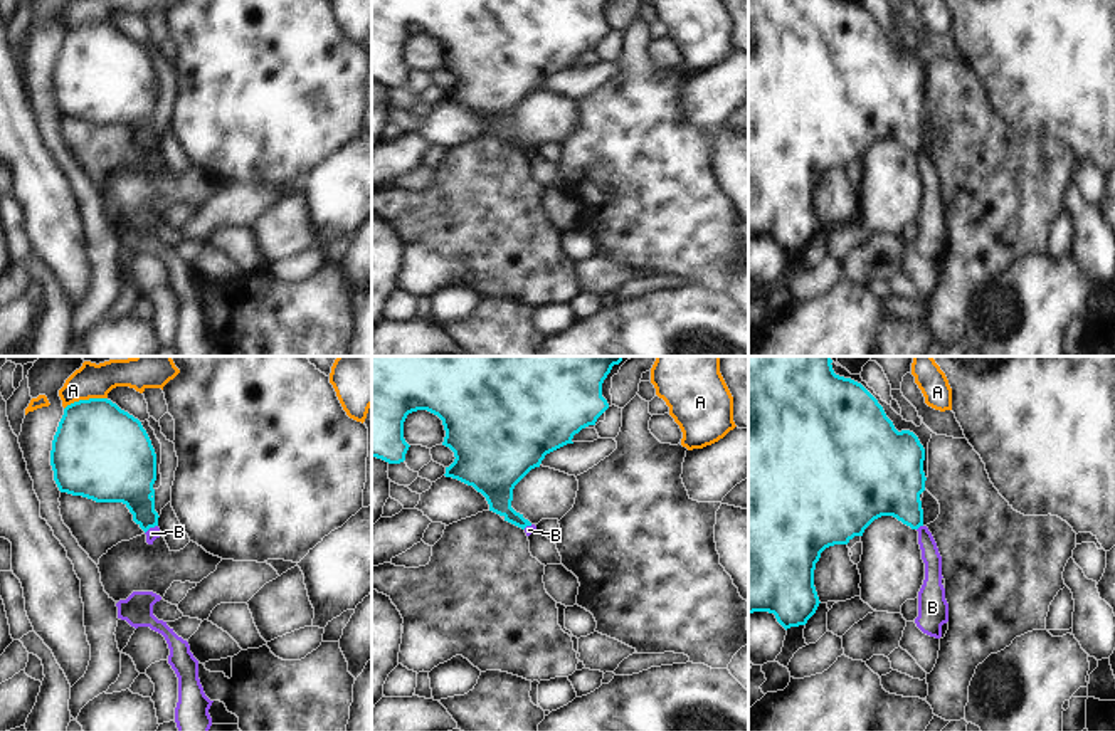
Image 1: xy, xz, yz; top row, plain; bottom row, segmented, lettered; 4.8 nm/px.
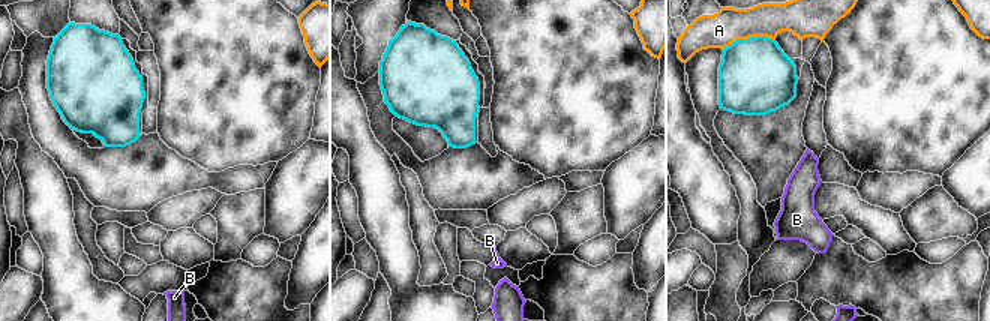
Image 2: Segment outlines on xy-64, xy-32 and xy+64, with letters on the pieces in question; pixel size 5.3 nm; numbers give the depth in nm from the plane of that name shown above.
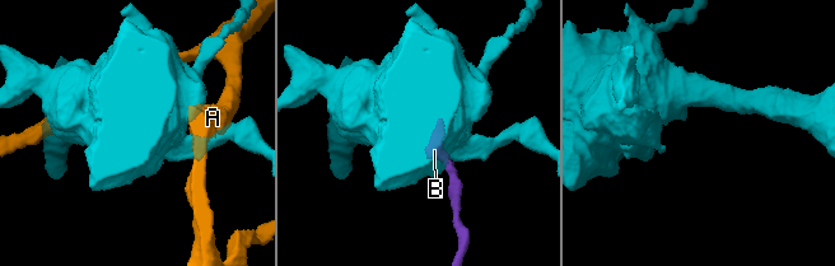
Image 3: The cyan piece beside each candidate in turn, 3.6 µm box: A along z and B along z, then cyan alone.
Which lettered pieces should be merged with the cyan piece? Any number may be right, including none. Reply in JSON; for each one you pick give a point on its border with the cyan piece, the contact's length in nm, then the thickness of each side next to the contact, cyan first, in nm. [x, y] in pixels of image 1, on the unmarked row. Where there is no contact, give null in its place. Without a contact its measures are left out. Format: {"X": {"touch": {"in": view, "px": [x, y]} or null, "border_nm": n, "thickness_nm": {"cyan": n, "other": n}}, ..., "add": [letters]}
{"add": []}

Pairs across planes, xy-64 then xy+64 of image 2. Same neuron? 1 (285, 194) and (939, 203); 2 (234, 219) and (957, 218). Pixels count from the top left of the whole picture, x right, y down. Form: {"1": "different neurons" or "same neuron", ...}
{"1": "different neurons", "2": "same neuron"}

